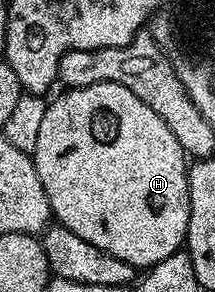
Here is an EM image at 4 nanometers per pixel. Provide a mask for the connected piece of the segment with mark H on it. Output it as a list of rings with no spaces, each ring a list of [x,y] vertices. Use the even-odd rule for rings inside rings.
[[[117,82],[72,88],[62,94],[48,103],[33,153],[52,217],[77,238],[85,238],[89,246],[97,246],[97,250],[105,250],[105,254],[113,254],[137,270],[151,268],[180,251],[189,226],[189,160],[173,138],[173,130],[133,90]]]

